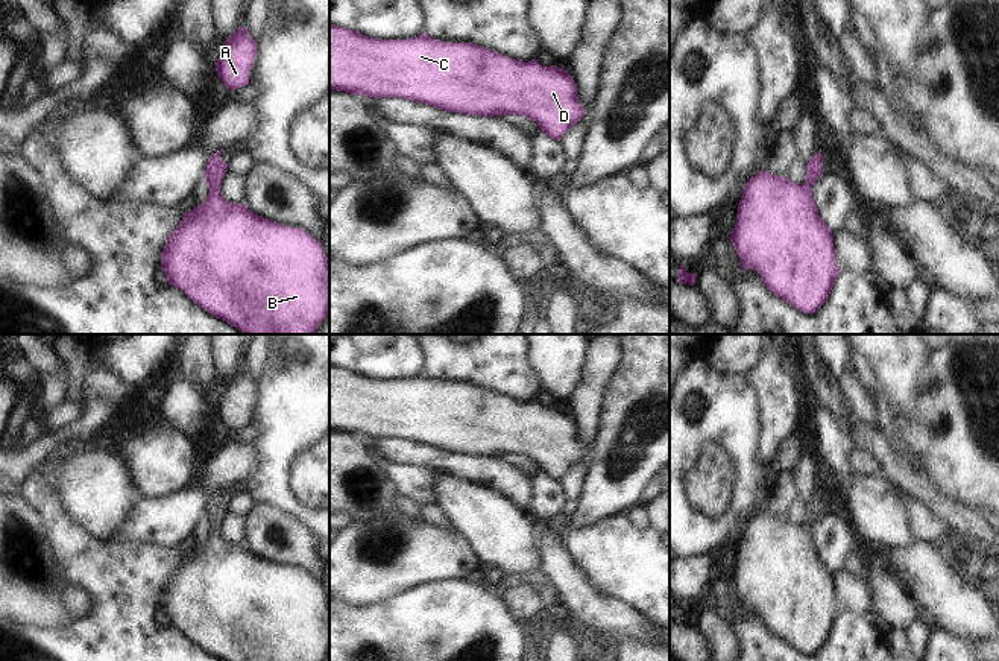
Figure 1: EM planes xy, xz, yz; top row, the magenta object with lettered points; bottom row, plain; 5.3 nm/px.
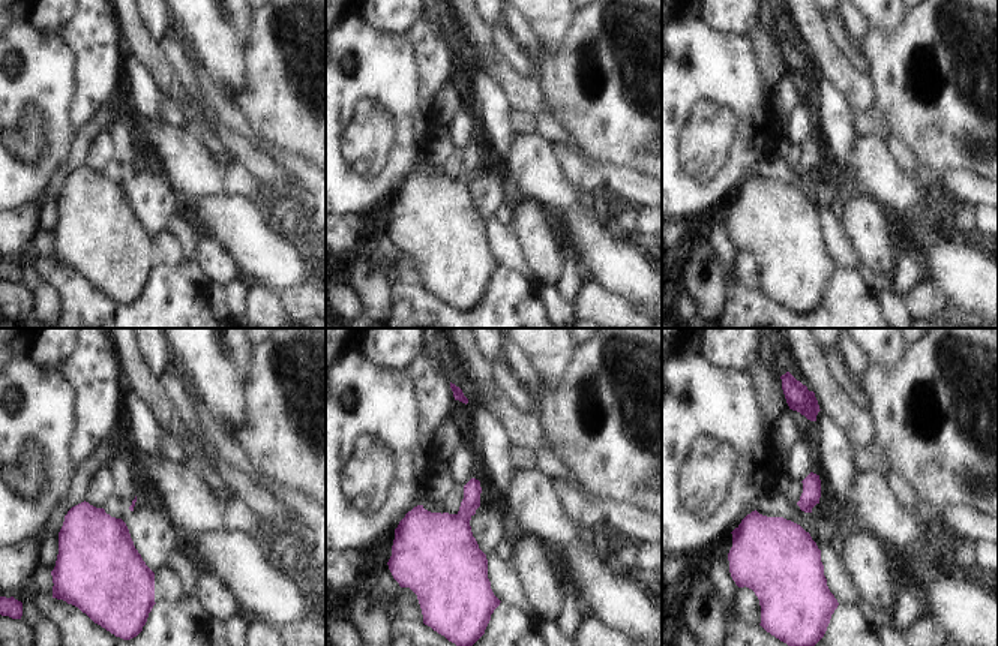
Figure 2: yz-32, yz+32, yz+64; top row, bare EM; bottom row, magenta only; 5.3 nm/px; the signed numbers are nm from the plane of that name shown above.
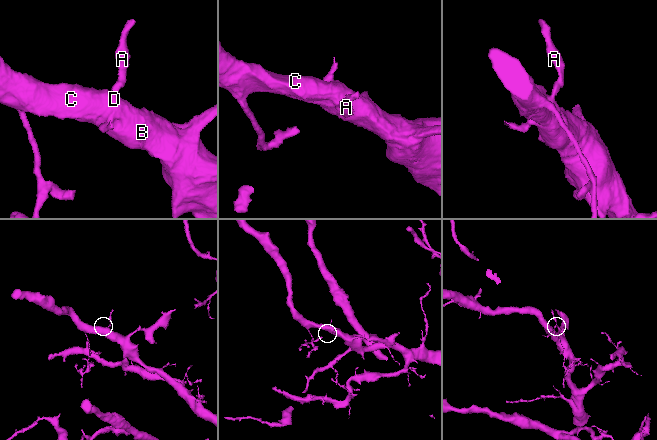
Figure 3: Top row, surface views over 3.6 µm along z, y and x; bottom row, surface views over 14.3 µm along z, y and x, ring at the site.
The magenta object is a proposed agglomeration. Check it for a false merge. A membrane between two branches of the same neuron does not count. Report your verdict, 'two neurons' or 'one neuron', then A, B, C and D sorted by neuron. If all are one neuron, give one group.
one neuron; groups A B C D

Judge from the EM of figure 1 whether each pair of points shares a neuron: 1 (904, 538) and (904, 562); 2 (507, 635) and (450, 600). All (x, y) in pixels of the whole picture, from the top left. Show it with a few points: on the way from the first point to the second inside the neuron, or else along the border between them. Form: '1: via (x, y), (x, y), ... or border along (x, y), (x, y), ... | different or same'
1: border along (919, 541), (905, 547), (888, 549) | different
2: via (494, 632), (486, 628), (477, 628), (463, 614) | same

